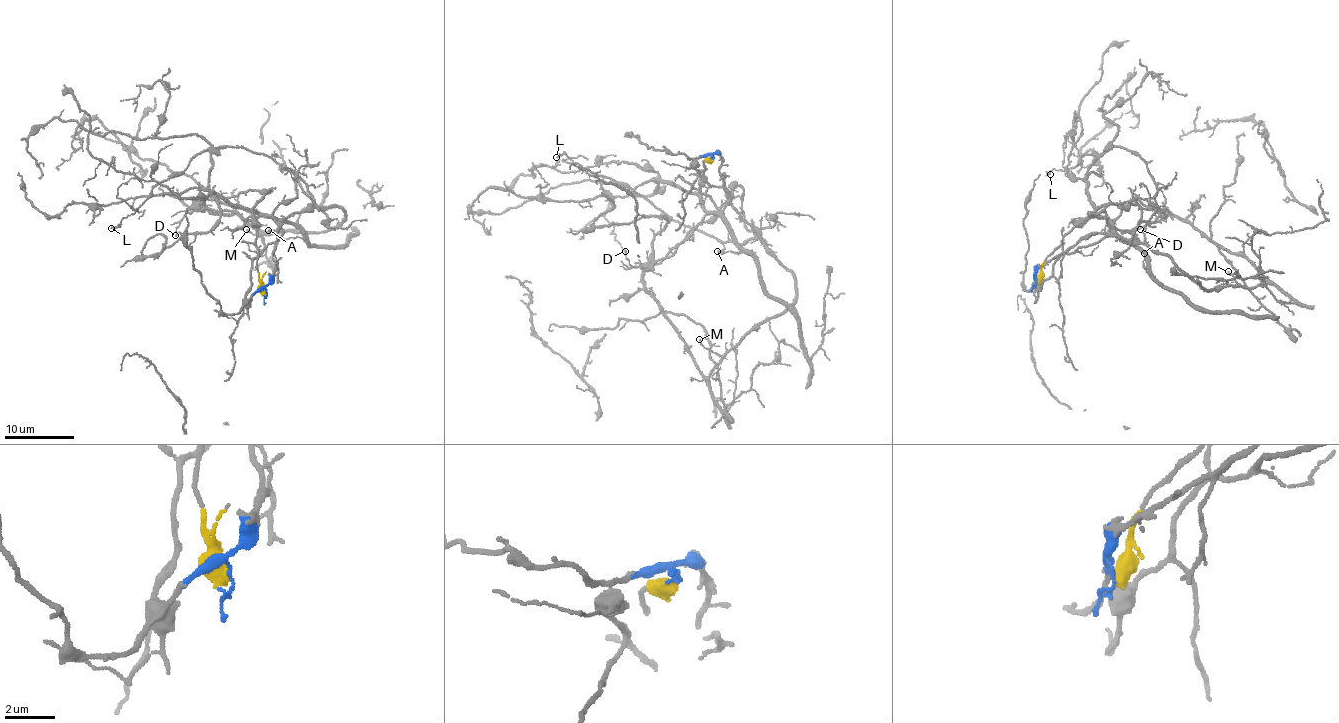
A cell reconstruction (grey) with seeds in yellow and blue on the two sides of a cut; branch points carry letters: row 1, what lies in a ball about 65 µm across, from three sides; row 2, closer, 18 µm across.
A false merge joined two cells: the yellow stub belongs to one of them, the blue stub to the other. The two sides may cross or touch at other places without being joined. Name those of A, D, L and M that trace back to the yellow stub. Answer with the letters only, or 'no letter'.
A, D

